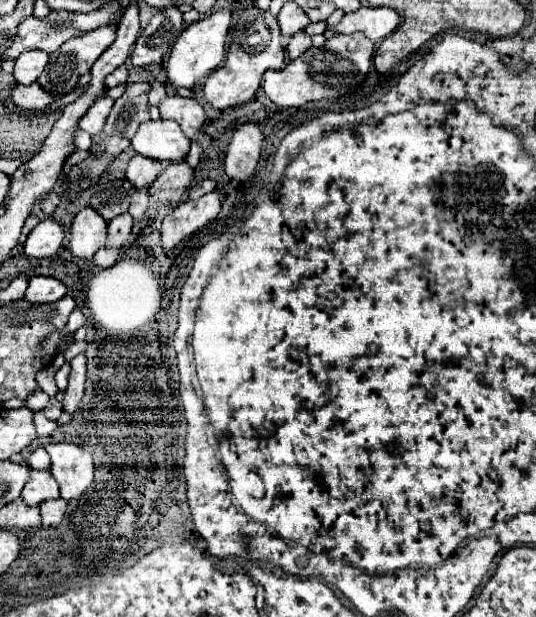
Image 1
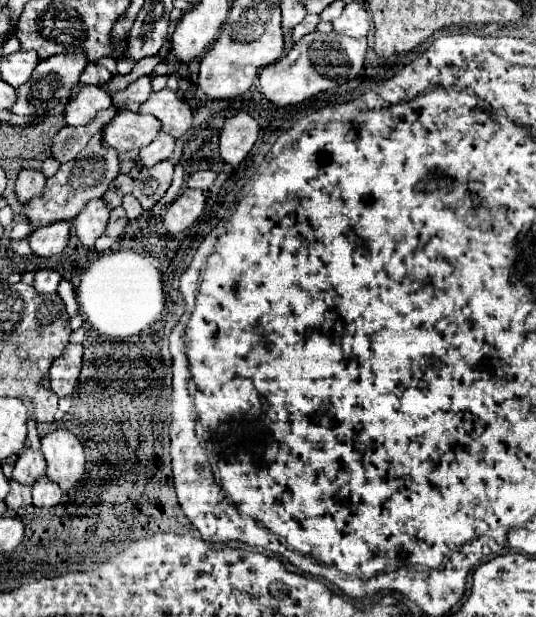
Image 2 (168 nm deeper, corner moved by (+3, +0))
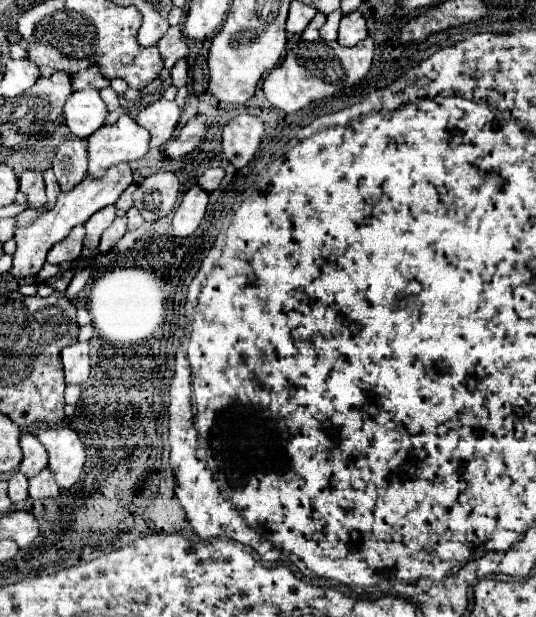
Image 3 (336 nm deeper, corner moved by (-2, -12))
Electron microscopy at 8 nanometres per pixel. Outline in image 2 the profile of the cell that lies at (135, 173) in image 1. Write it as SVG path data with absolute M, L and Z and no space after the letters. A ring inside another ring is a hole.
M160 132L148 146L144 146L140 150L138 164L140 166L154 166L154 164L166 160L174 152L174 142L176 142L174 136L168 136L164 132Z

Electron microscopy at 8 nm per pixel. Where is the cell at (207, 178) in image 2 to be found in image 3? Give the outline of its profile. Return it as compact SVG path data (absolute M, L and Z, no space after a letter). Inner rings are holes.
M209 168L209 170L199 178L197 184L199 184L205 192L213 192L213 190L221 184L223 176L225 176L225 170L223 170L223 168Z

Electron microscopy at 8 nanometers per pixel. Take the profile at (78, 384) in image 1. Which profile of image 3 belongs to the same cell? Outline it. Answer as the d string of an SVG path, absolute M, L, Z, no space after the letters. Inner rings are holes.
M75 342L61 352L65 368L65 384L83 384L90 374L90 348L88 343Z

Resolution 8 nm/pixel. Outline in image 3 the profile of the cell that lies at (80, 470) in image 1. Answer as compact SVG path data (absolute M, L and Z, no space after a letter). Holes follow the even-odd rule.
M45 426L37 432L37 438L49 454L49 468L57 486L75 486L85 464L85 448L77 432L67 426Z

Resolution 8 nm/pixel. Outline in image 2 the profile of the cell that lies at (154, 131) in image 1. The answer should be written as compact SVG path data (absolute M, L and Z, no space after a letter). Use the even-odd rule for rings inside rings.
M118 110L116 116L108 126L102 130L102 146L114 148L116 152L128 152L128 150L140 150L142 146L150 144L160 132L160 122L154 116L142 116L130 110Z

